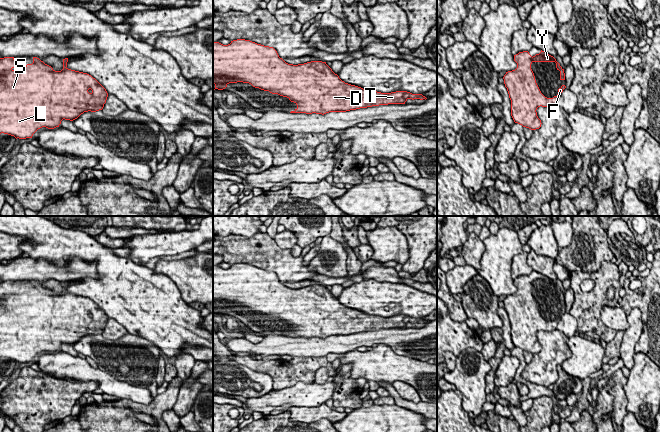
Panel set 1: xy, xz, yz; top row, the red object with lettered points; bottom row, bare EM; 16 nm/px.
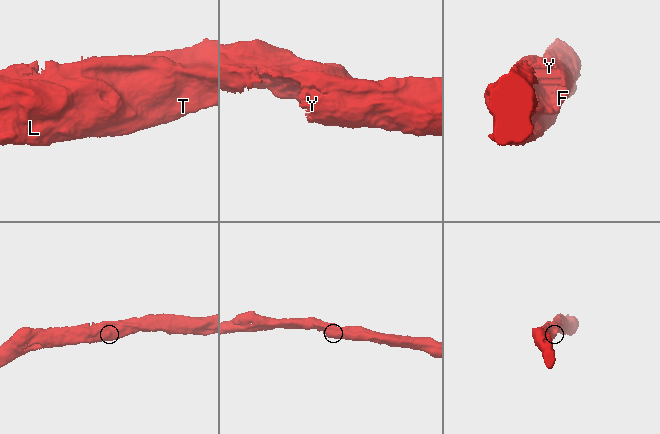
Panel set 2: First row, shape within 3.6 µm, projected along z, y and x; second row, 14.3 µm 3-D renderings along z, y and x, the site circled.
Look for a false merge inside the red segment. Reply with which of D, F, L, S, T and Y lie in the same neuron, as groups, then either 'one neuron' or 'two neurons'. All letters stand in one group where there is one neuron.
D F L S T Y | one neuron

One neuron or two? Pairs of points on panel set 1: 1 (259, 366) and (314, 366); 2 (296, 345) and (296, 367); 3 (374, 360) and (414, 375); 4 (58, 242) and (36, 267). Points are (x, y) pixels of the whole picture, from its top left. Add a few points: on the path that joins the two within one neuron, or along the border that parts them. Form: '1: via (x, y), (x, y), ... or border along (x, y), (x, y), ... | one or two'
1: via (273, 367), (300, 367) | one
2: border along (320, 356), (293, 357) | two
3: via (384, 365), (404, 369) | one
4: border along (67, 255), (64, 265), (29, 256) | two

